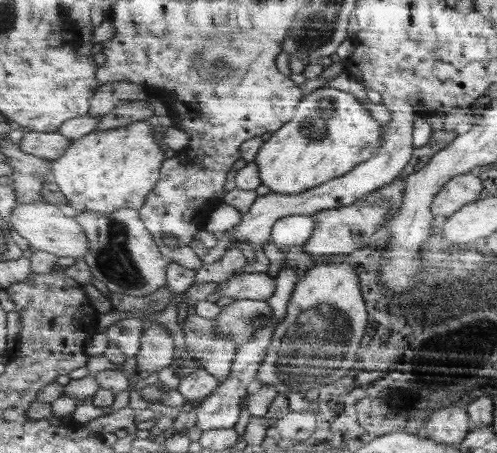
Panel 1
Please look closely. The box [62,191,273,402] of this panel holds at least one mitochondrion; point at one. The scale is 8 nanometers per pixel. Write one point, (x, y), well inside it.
(113, 257)

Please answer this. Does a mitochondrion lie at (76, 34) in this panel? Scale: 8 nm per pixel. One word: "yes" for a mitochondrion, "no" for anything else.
no

